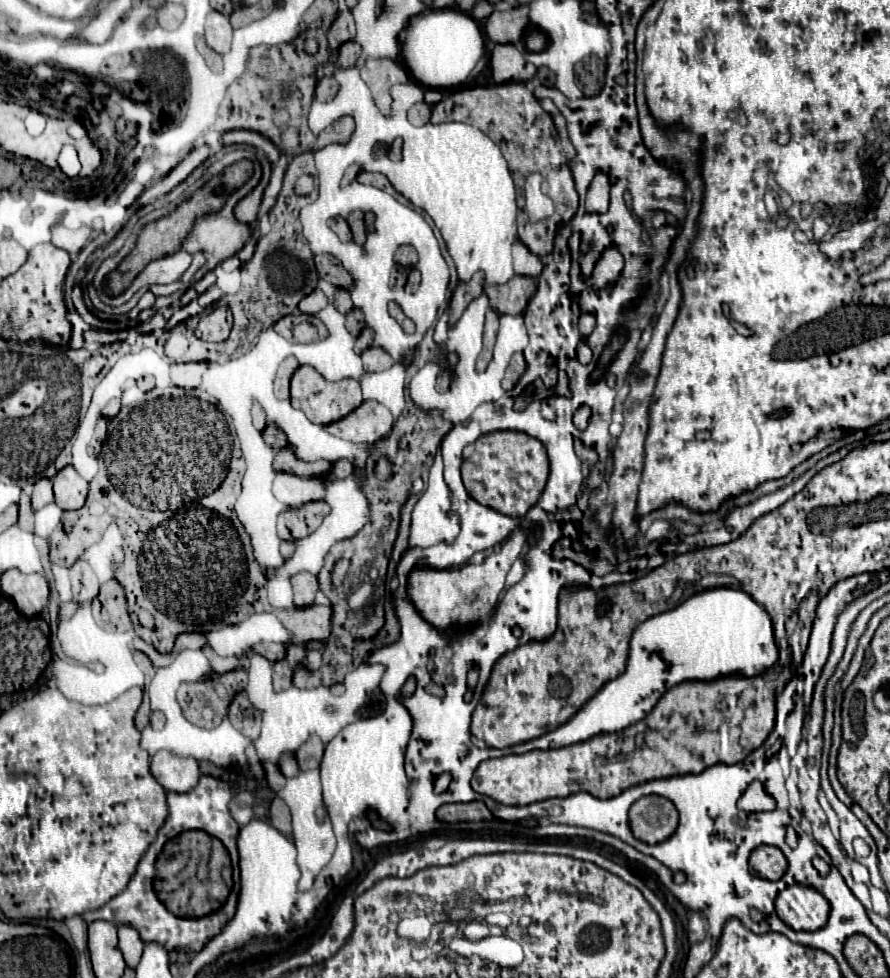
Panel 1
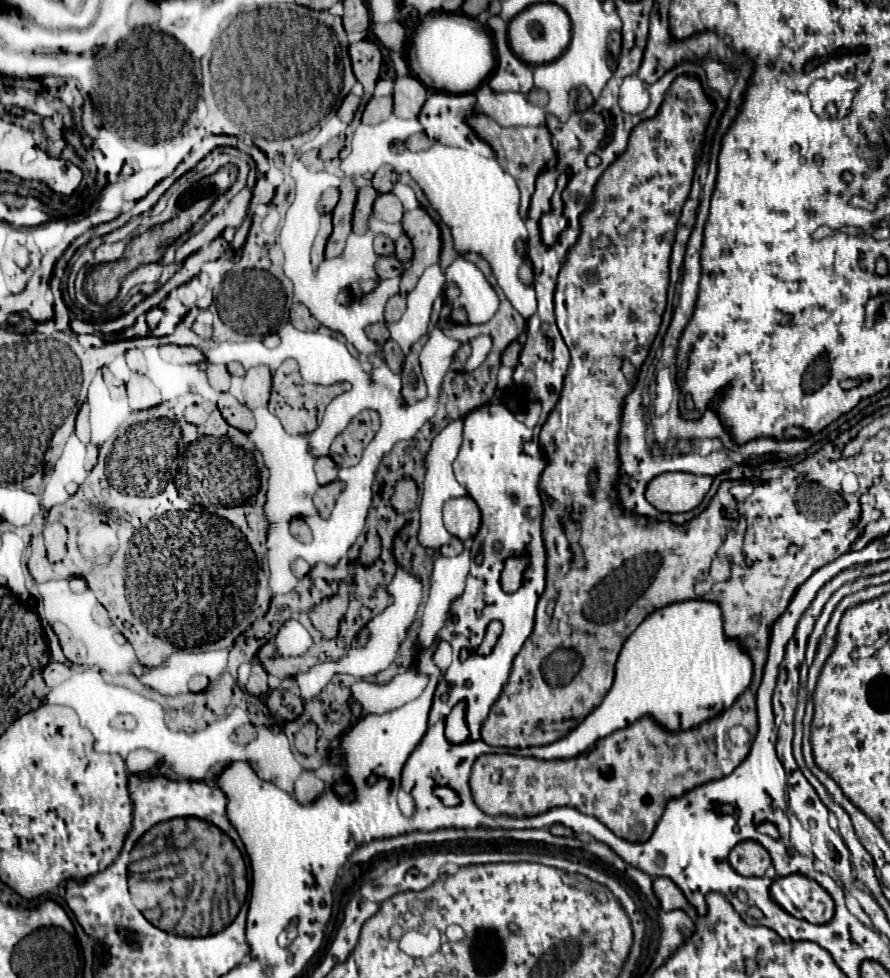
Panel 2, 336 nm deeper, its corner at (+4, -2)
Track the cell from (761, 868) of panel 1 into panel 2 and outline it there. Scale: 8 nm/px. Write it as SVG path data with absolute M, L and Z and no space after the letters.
M752 840L736 844L728 860L732 868L742 876L764 876L764 872L772 864L770 854L758 842L752 842Z

